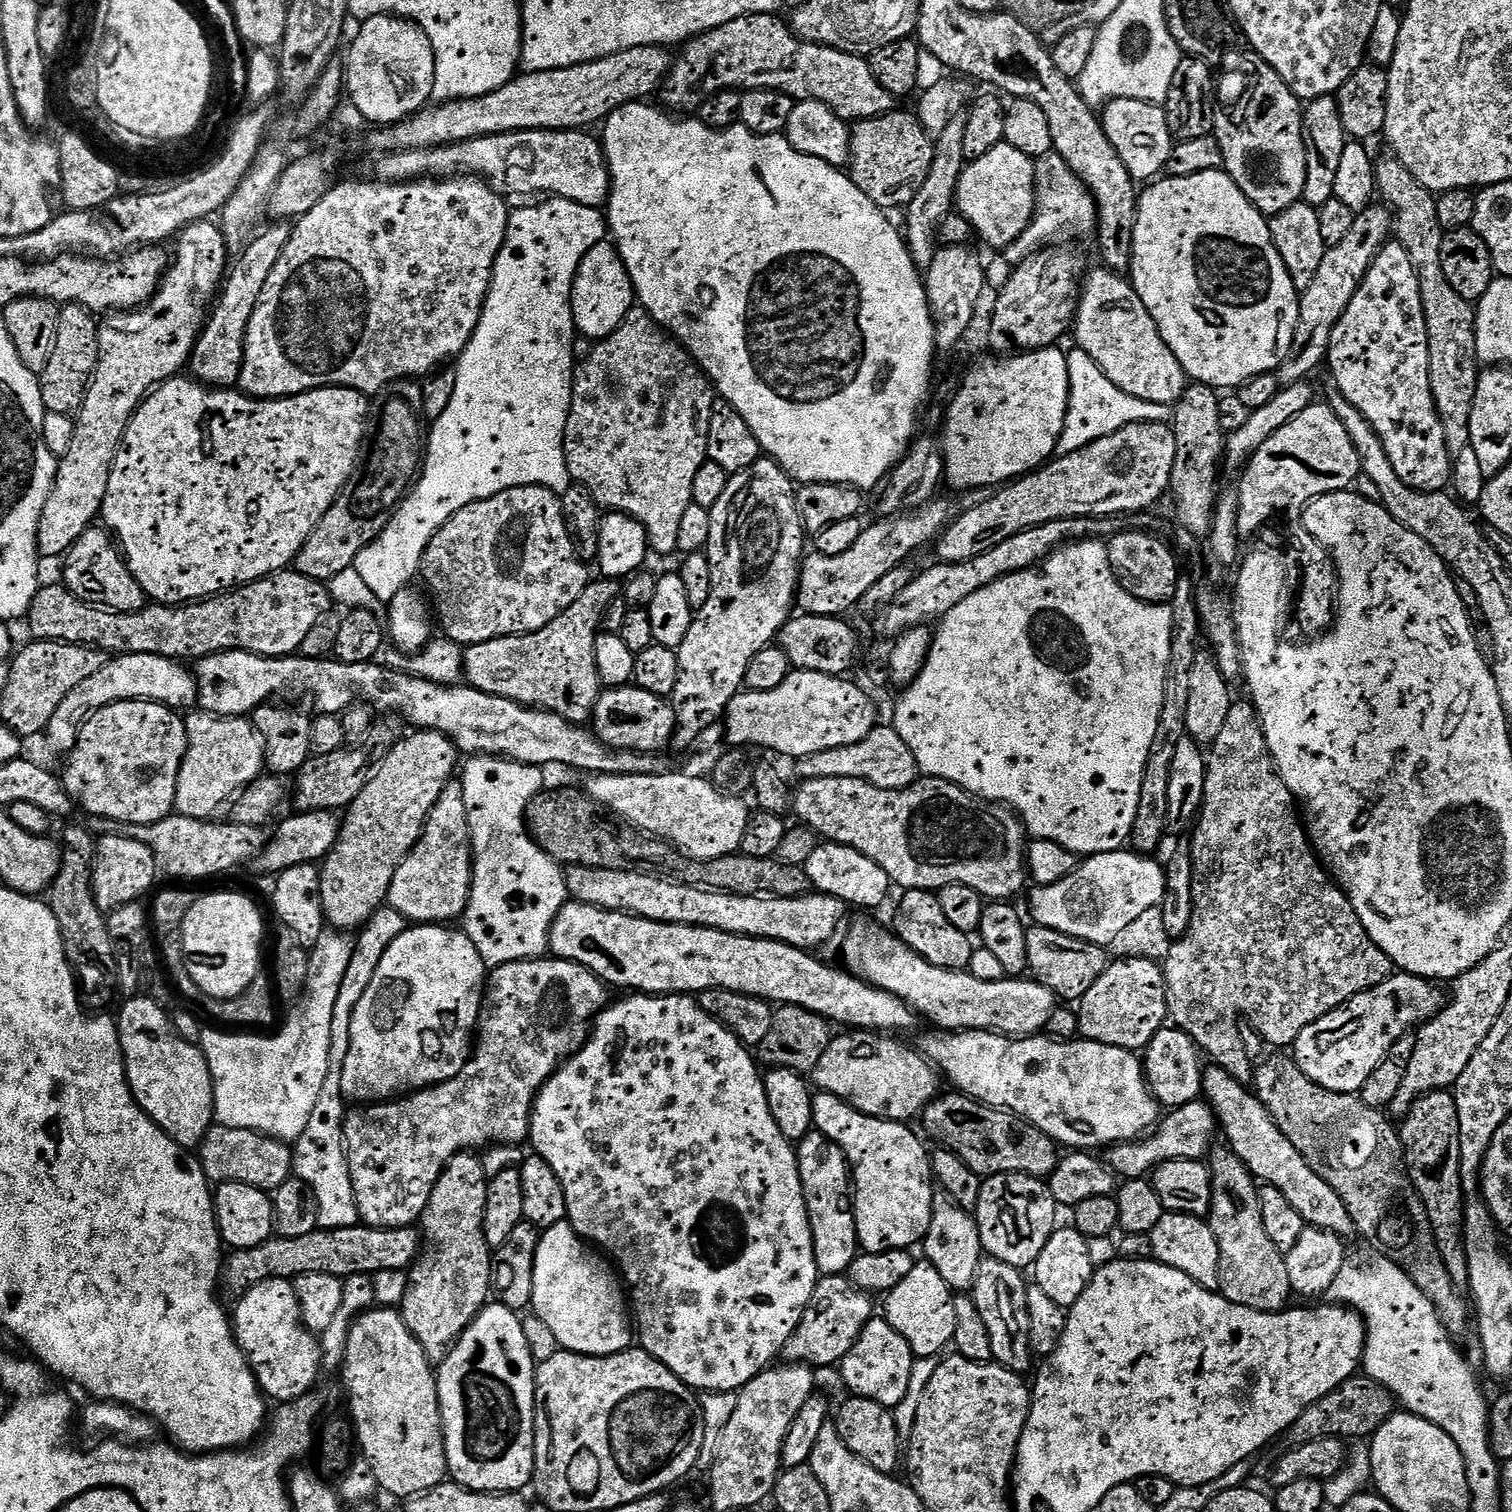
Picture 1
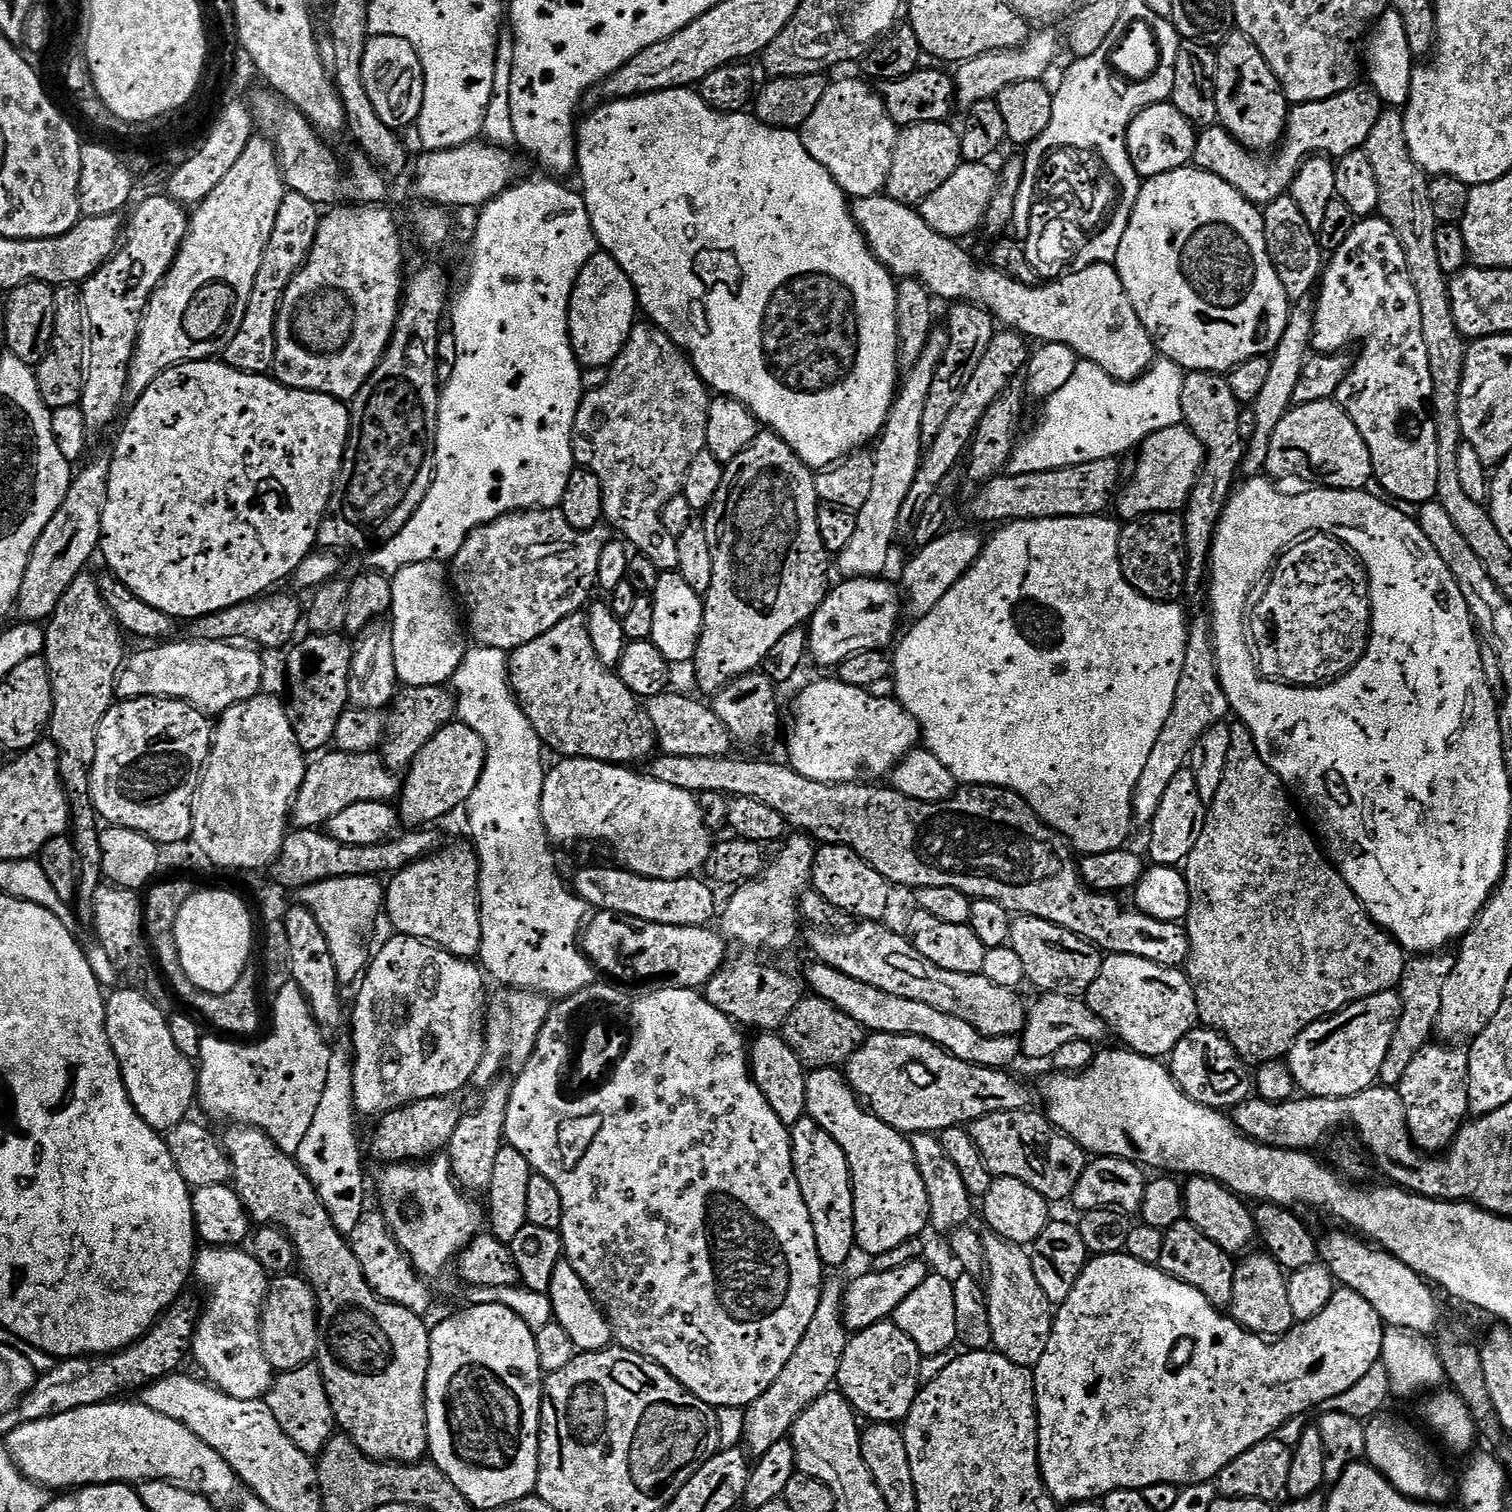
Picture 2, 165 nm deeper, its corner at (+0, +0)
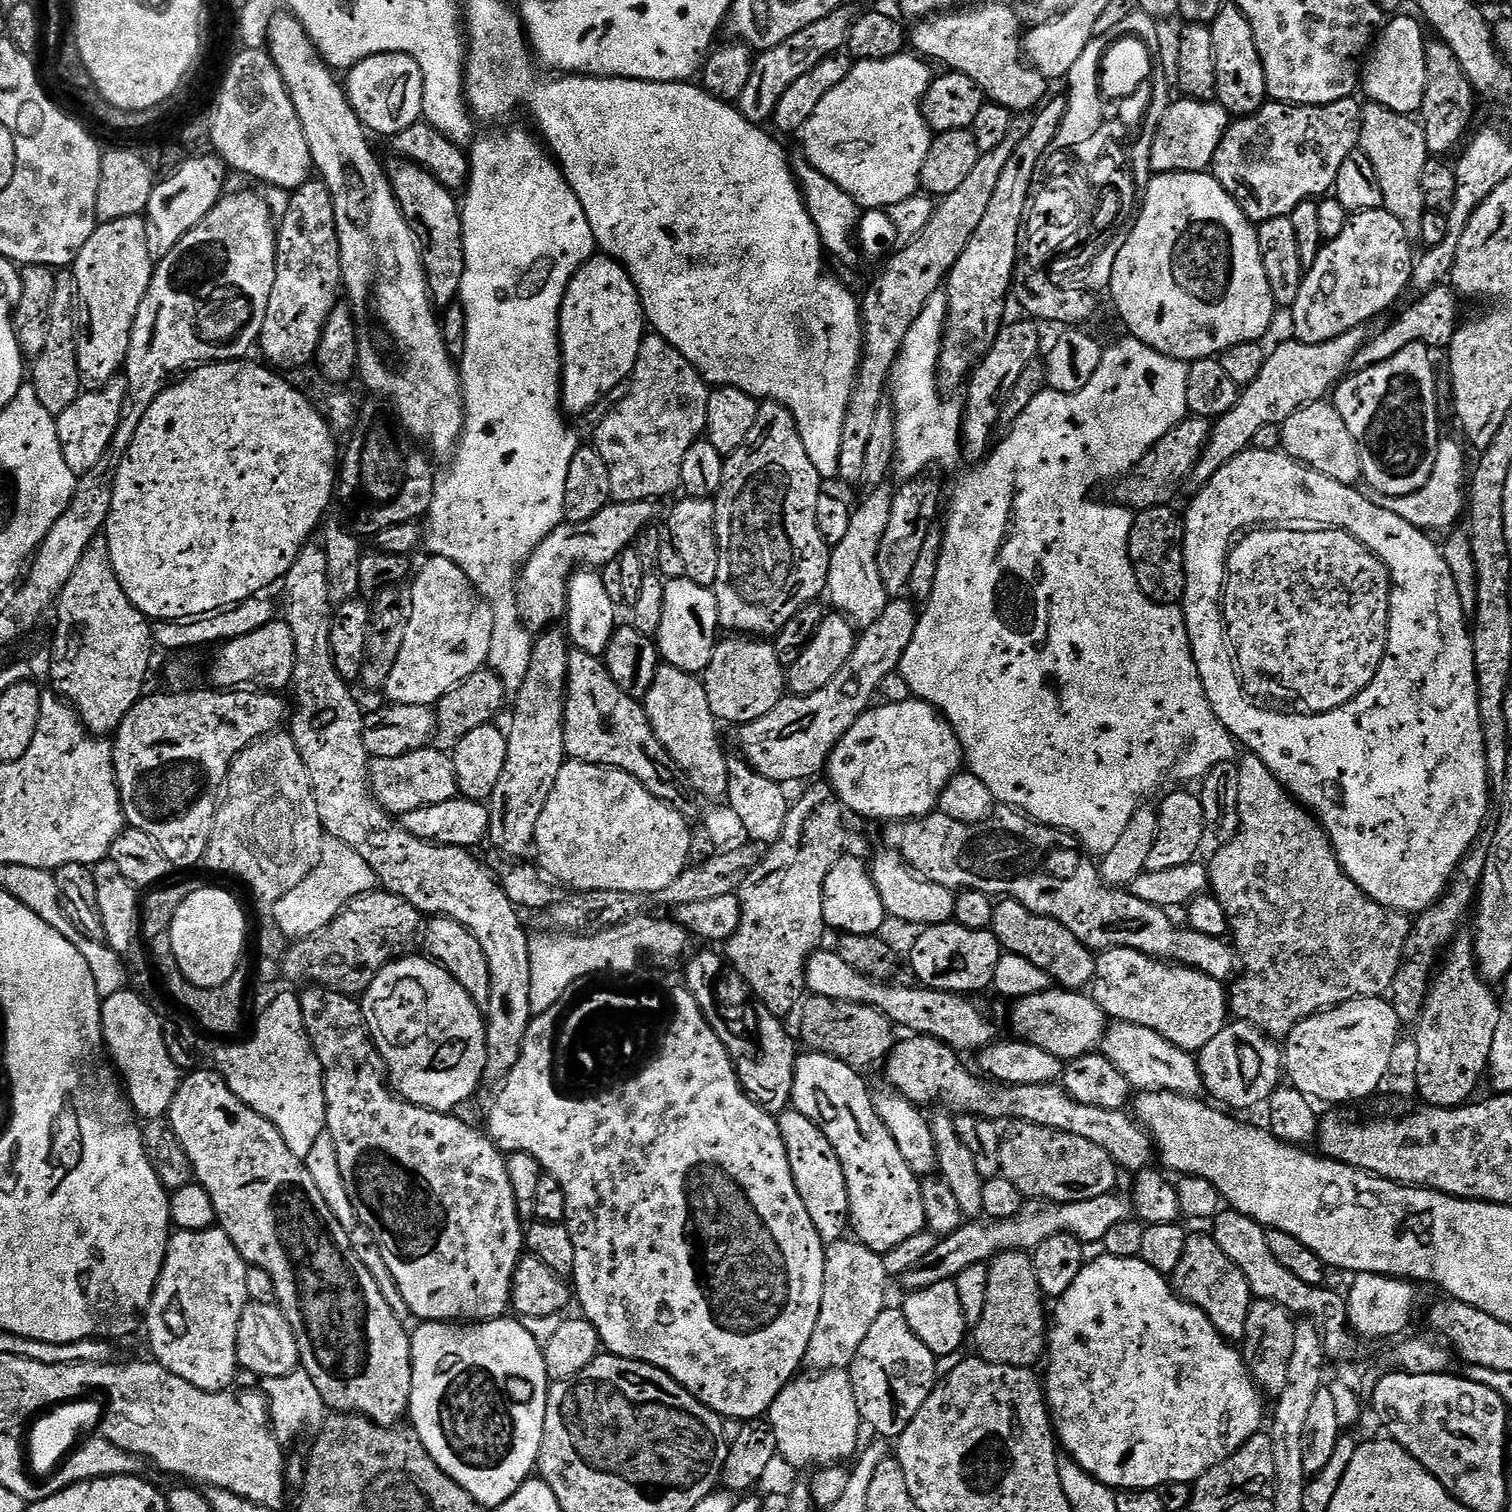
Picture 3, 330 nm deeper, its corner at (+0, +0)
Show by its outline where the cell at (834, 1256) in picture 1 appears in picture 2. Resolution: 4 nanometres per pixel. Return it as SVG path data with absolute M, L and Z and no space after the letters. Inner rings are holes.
M810 1118L791 1125L790 1131L794 1174L798 1178L802 1198L806 1198L810 1222L814 1222L814 1242L818 1242L820 1261L825 1269L840 1268L851 1258L852 1252L857 1251L852 1172L848 1168L848 1159L842 1146L838 1146L838 1142L834 1142L834 1138L830 1138L830 1134Z

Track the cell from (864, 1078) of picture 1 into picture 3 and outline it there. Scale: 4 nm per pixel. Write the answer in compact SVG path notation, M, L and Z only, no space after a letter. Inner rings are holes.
M913 1035L908 1039L912 1040L901 1039L895 1045L886 1057L886 1065L888 1064L887 1083L895 1091L901 1092L911 1104L925 1106L924 1104L940 1103L940 1106L956 1114L969 1112L997 1122L1008 1120L1007 1122L1037 1124L1062 1130L1066 1134L1078 1134L1078 1138L1086 1138L1094 1142L1094 1146L1102 1146L1112 1161L1130 1174L1137 1174L1153 1163L1152 1138L1143 1124L1133 1119L1129 1113L1127 1116L1127 1111L1084 1105L1068 1095L1059 1083L1014 1086L993 1082L975 1071L972 1073L960 1061L963 1059L942 1042L931 1040L929 1036Z

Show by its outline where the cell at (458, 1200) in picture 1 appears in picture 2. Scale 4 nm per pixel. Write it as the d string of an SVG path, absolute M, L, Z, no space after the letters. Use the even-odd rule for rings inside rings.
M497 1078L487 1085L483 1089L484 1101L473 1112L465 1111L461 1115L446 1149L456 1183L460 1185L461 1189L472 1194L487 1193L490 1178L494 1175L494 1162L498 1159L498 1150L506 1143L504 1127L506 1126L506 1110L510 1106L513 1081L504 1079Z

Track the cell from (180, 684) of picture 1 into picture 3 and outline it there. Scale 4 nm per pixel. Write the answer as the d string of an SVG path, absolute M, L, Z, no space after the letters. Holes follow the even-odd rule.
M287 619L271 620L262 626L262 630L254 630L254 634L229 640L219 652L220 657L212 664L212 680L217 689L240 690L245 686L255 686L260 690L284 690L291 685L296 651L294 634L290 632Z

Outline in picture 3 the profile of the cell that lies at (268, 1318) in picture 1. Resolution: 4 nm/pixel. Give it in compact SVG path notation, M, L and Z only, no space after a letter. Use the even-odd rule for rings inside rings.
M218 1226L201 1232L173 1231L168 1241L164 1268L146 1313L148 1344L156 1355L153 1356L155 1363L161 1364L170 1374L178 1374L178 1378L186 1378L186 1382L190 1382L190 1386L198 1386L198 1390L226 1392L237 1383L240 1368L238 1326L250 1303L246 1290L249 1267L242 1254L238 1254L234 1242L230 1242L228 1235Z

